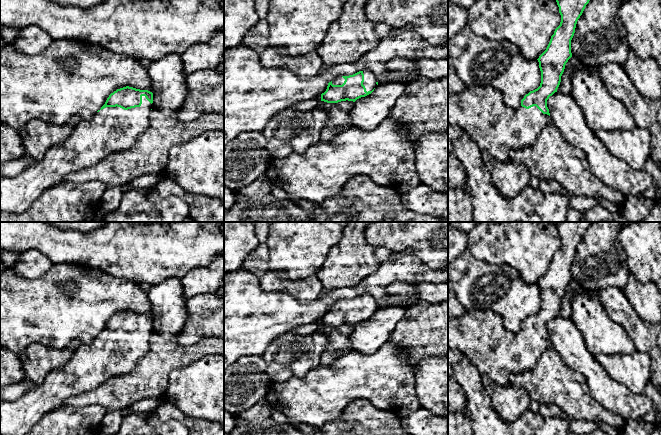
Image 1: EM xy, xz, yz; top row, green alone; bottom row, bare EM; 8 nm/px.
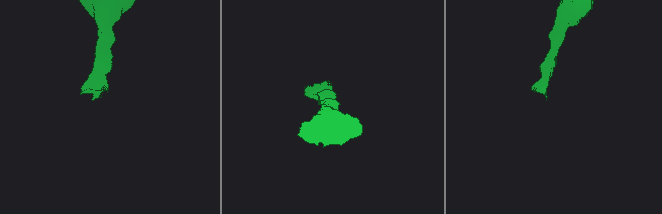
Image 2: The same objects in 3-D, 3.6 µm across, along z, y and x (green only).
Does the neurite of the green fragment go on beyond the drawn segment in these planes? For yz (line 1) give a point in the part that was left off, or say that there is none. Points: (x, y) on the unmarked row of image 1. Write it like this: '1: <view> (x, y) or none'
1: yz (481, 335)

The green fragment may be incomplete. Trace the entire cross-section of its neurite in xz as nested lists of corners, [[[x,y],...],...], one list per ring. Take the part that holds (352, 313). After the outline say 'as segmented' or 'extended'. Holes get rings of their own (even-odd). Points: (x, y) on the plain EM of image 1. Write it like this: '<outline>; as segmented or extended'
[[[368,293],[353,299],[341,300],[328,307],[327,313],[321,318],[321,325],[338,327],[353,325],[371,318],[378,309],[377,302]]]; extended

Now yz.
[[[555,222],[561,239],[560,249],[551,260],[546,274],[537,283],[541,295],[540,310],[530,315],[521,324],[521,331],[512,333],[505,328],[503,318],[491,310],[470,309],[462,316],[448,317],[448,348],[458,349],[466,355],[479,373],[487,375],[495,383],[506,386],[513,373],[531,370],[541,355],[551,346],[547,324],[561,306],[565,289],[572,281],[571,264],[575,257],[578,243],[591,222]]]; extended

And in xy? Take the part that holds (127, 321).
[[[133,311],[117,313],[89,344],[82,344],[63,367],[49,372],[44,381],[15,401],[0,402],[0,435],[26,435],[48,412],[70,397],[97,388],[108,379],[131,371],[150,350],[153,317]]]; extended

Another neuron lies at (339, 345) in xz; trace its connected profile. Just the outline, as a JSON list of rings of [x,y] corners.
[[[348,324],[338,327],[320,326],[320,332],[329,338],[329,343],[321,355],[320,364],[331,365],[353,350],[349,340],[353,330],[354,326]]]

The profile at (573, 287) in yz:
[[[572,280],[568,286],[565,289],[564,296],[561,300],[561,306],[557,313],[558,316],[562,318],[568,318],[571,319],[572,312],[571,312],[571,298],[574,293],[578,293],[582,291],[583,289],[580,287],[580,285]]]

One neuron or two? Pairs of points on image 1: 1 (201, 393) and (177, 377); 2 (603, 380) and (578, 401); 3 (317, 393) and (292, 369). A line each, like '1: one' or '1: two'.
1: one
2: two
3: two

